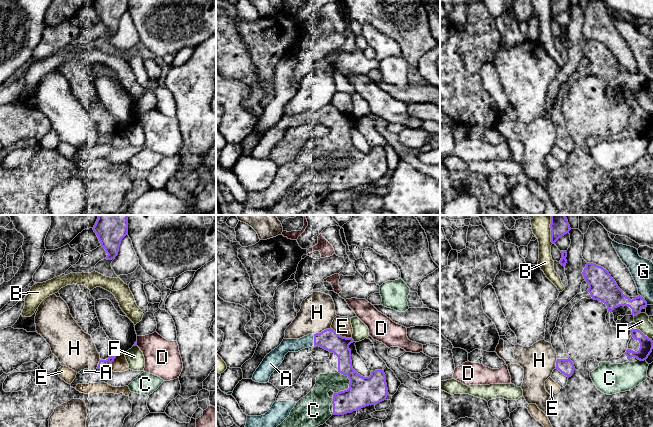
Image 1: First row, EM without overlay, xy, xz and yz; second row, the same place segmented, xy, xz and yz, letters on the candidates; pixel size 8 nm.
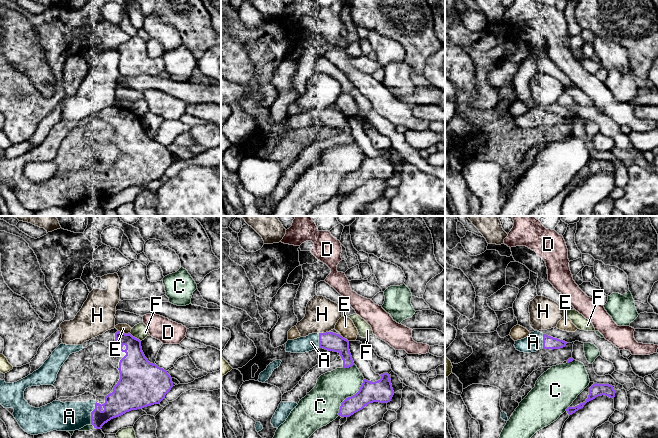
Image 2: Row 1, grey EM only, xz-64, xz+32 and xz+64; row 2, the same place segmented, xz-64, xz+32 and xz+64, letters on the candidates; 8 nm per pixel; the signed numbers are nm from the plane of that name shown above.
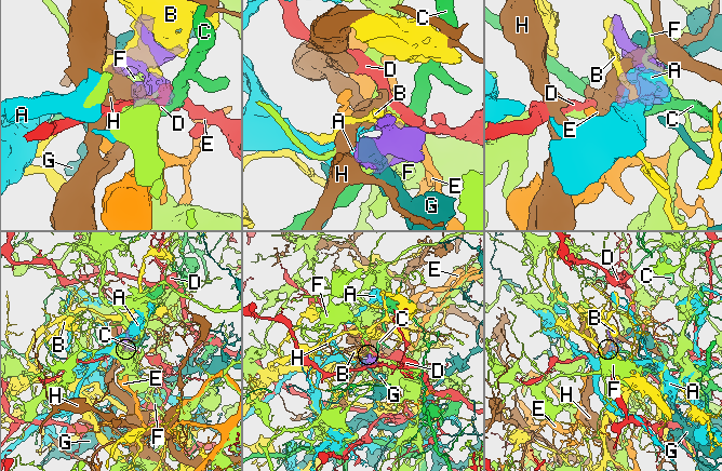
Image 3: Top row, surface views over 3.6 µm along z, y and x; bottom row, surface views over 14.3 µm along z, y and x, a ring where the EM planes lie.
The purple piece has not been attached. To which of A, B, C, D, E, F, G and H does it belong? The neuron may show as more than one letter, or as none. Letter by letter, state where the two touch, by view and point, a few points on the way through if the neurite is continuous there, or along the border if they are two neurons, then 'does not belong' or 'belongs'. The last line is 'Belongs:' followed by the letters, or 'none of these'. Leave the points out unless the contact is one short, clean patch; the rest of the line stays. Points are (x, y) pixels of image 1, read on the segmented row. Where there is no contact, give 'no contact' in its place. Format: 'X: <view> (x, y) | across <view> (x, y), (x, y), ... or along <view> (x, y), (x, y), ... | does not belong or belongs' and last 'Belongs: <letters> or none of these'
A: xz (314, 339) | belongs
B: yz (551, 230) | does not belong
C: xz (348, 388) | does not belong
D: xy (136, 344) | along xy (136, 342), (137, 345) | does not belong
E: xz (341, 336) | along xz (331, 327), (338, 334), (350, 338) | does not belong
F: yz (644, 335) | does not belong
G: yz (644, 299) | does not belong
H: xz (322, 331) | does not belong
Belongs: A

